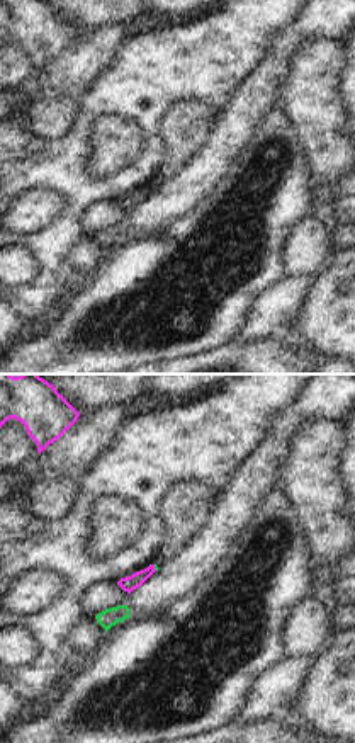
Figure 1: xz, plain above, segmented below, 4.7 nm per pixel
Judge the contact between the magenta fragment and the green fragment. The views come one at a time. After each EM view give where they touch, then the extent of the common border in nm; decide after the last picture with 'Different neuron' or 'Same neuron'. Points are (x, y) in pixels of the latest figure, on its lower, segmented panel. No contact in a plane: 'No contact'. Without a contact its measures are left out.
Touches magenta at (153, 568). Shared border 40 nm.

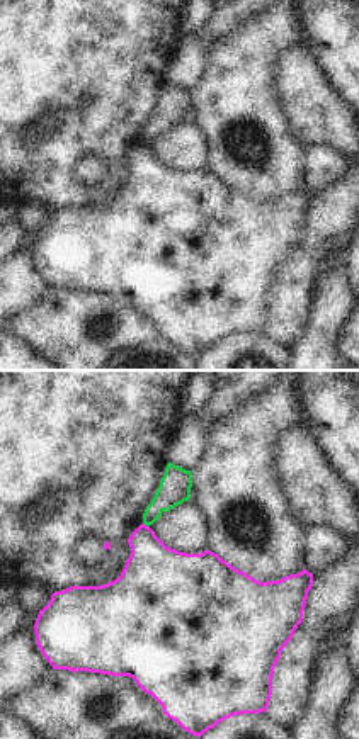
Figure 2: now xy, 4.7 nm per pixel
Touches magenta at (145, 525). Shared border 40 nm.

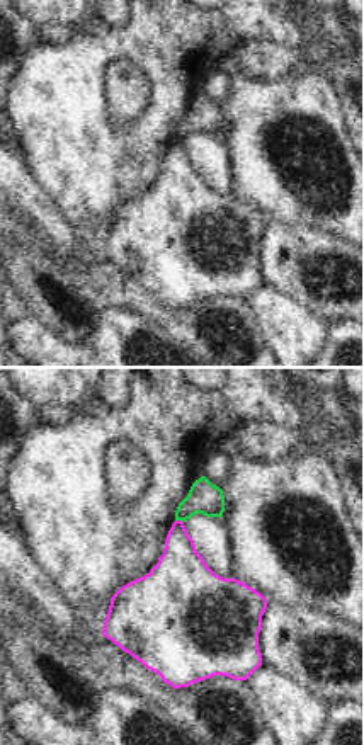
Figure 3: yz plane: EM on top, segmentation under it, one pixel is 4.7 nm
Touches magenta at (179, 521). Shared border 40 nm.

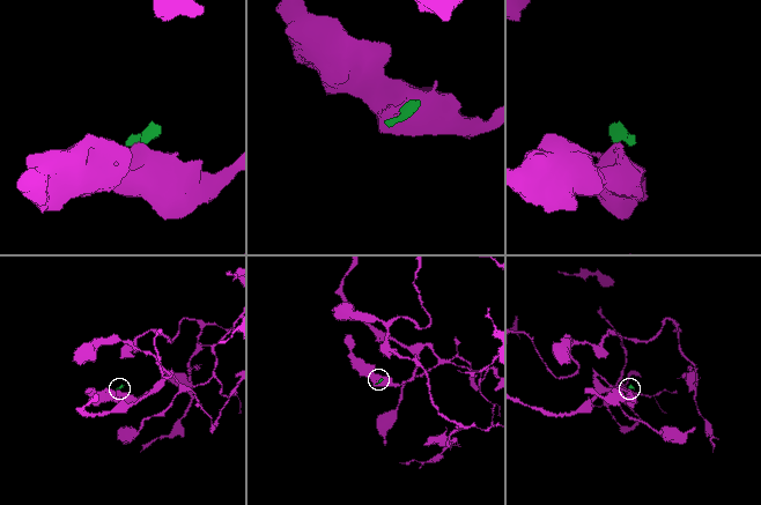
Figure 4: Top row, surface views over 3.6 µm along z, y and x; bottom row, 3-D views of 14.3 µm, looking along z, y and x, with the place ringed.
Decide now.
Different neuron.

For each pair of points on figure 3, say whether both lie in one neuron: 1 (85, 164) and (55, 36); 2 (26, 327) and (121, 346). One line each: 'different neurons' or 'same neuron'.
1: different neurons
2: same neuron

